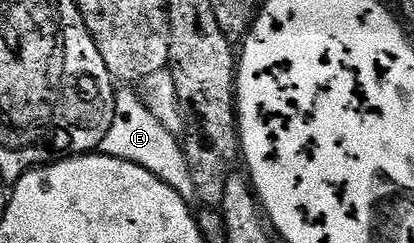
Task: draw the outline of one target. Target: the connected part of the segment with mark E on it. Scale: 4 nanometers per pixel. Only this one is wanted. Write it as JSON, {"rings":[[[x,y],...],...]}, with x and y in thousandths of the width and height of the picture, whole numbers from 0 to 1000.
{"rings":[[[304,350],[275,395],[275,477],[271,531],[251,547],[244,634],[297,654],[312,671],[357,695],[396,761],[425,778],[435,811],[452,827],[476,823],[473,761],[464,745],[464,695],[454,695],[454,663],[442,593],[423,543],[408,539],[386,494],[357,449],[350,407],[321,354]]]}

